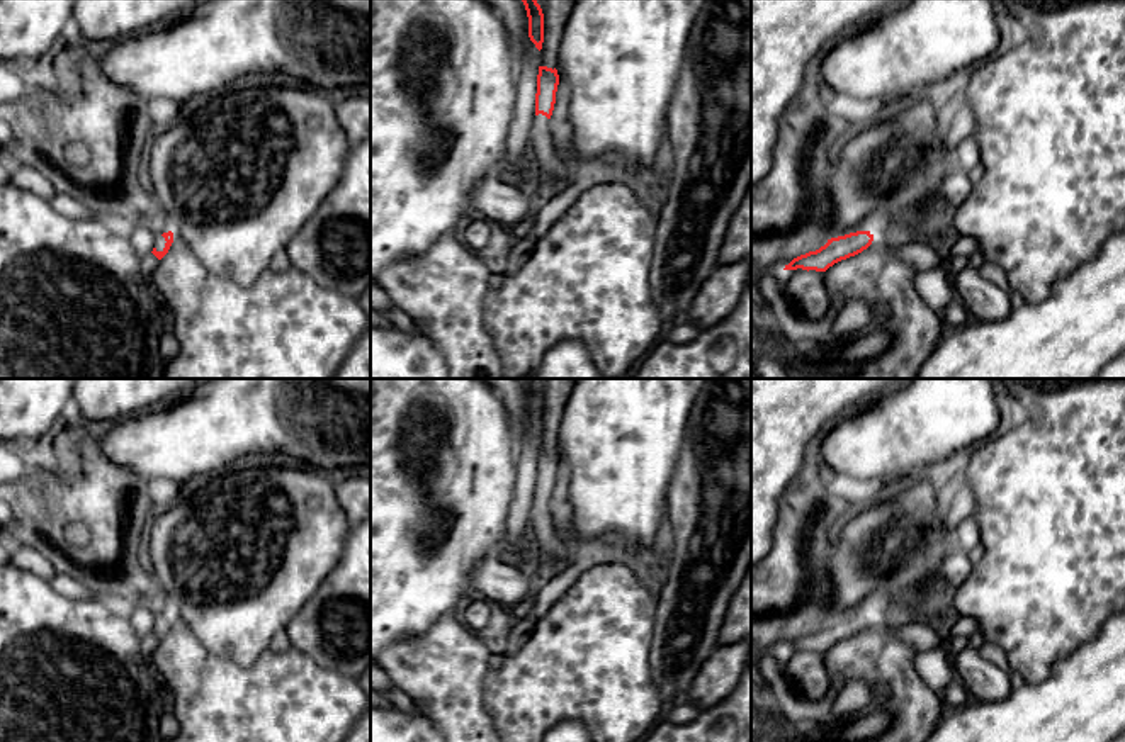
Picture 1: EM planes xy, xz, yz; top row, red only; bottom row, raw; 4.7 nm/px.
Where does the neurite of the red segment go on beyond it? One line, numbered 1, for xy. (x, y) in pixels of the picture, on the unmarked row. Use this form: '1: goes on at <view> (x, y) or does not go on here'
1: goes on at xy (160, 622)

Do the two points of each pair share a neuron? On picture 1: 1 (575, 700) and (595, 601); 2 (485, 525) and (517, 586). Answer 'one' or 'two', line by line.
1: one
2: two

